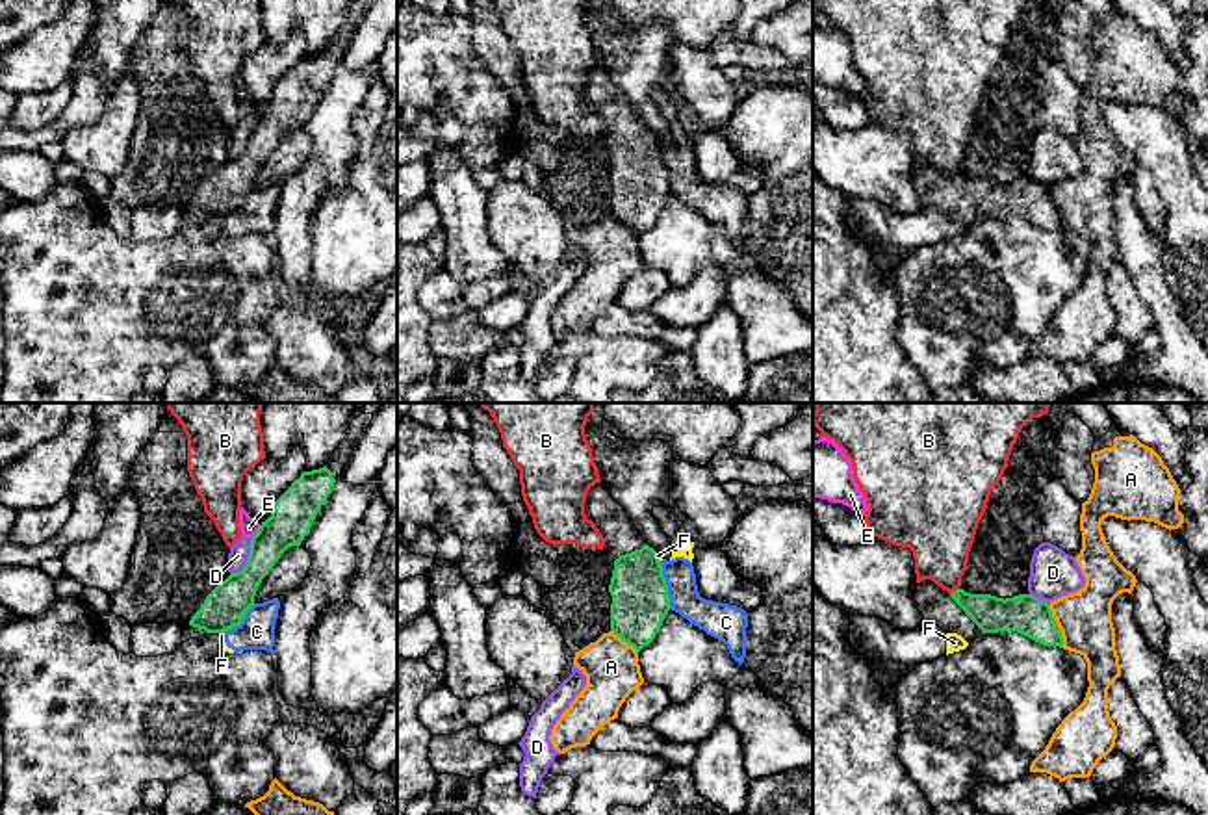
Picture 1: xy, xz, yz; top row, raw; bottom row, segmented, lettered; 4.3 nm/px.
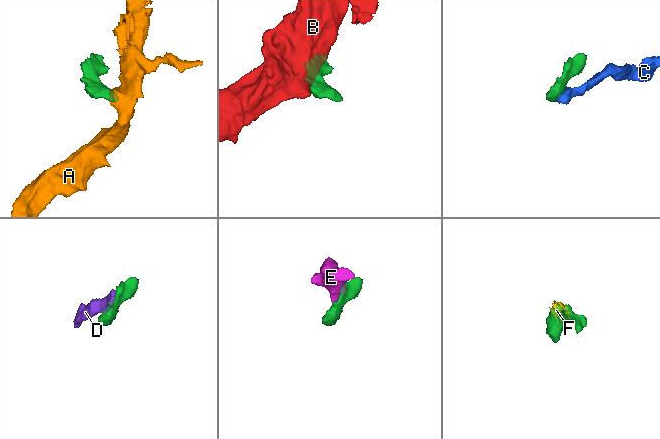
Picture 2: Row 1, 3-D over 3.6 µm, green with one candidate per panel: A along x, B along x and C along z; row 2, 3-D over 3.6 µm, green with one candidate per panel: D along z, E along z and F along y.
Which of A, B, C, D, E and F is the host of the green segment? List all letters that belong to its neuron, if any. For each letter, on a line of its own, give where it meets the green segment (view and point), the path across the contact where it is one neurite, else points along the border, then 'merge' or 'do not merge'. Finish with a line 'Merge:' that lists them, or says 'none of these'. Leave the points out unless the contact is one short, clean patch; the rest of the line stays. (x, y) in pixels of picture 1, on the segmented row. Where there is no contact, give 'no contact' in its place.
A: yz (1056, 626) | along yz (1049, 604), (1062, 646) | do not merge
B: yz (954, 591) | along yz (958, 587), (950, 595) | do not merge
C: xz (667, 585) | along xz (659, 561), (672, 608) | do not merge
D: xy (247, 559) | along xy (253, 539), (247, 563), (231, 574) | do not merge
E: xy (258, 531) | along xy (260, 526), (251, 537) | do not merge
F: xz (657, 559) | along xz (655, 556), (659, 561) | do not merge
Merge: none of these

